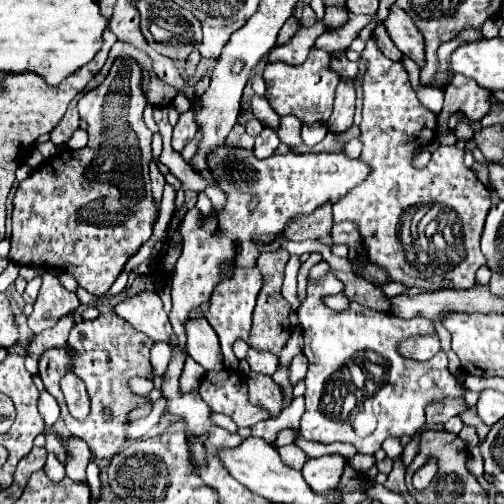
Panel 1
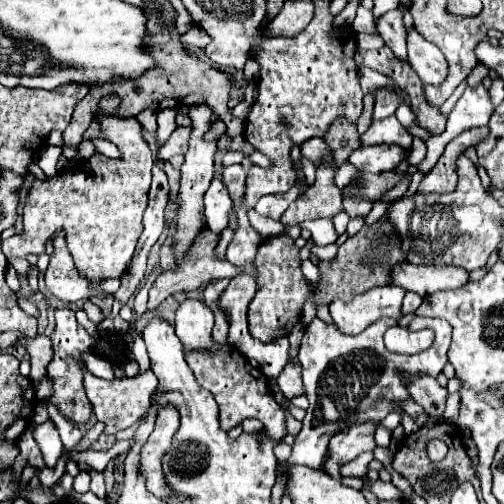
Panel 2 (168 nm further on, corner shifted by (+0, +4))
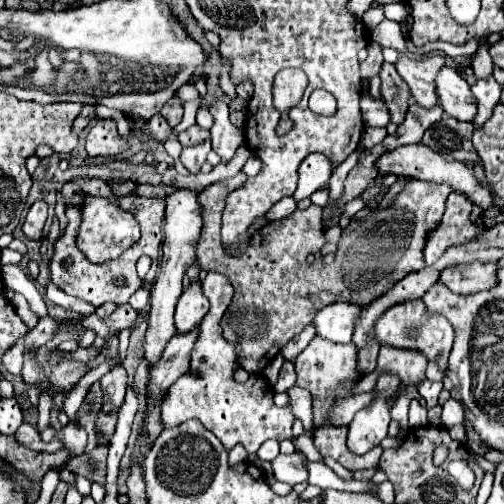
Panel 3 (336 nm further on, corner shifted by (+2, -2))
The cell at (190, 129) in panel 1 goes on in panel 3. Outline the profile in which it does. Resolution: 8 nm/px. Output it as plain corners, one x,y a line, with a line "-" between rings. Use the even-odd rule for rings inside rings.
206,140
206,142
202,142
202,144
184,148
180,160
182,160
182,164
184,164
192,174
198,174
200,168
202,168
202,164
206,162
206,154
208,154
210,150
212,150
212,148
210,148
210,140

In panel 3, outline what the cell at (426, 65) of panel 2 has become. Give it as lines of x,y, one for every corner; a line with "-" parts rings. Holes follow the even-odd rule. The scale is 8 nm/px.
444,66
438,72
436,90
438,90
440,106
444,108
444,112
448,116
462,120
462,122
474,120
474,116
478,112
478,104
474,100
474,94
470,92
468,82
456,70

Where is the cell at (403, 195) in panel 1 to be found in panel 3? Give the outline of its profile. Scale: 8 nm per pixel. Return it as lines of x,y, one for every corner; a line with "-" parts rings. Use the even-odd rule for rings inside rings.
452,192
448,196
442,224
434,232
430,232
430,238
424,248
424,260
428,266
434,264
446,252
448,246
466,244
478,232
484,230
472,222
470,212
472,212
472,206
470,206
470,200
466,200
466,196
458,192

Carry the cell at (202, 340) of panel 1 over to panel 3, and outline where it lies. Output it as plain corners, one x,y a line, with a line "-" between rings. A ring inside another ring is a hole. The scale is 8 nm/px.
200,280
190,282
188,288
182,292
178,306
176,306
176,314
174,314
178,332
192,330
196,324
202,322
206,312
208,312
208,300
206,300
206,296
202,296

